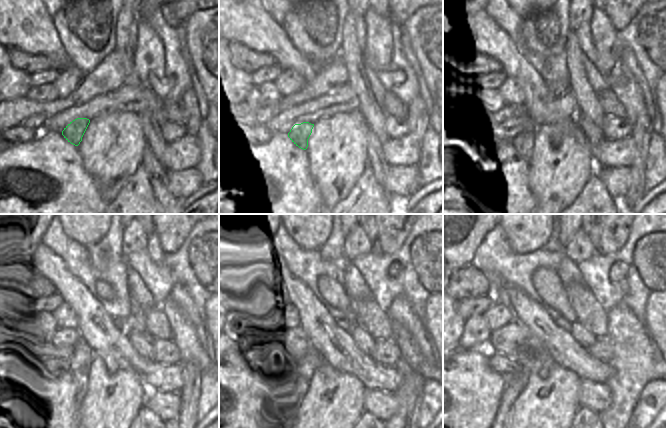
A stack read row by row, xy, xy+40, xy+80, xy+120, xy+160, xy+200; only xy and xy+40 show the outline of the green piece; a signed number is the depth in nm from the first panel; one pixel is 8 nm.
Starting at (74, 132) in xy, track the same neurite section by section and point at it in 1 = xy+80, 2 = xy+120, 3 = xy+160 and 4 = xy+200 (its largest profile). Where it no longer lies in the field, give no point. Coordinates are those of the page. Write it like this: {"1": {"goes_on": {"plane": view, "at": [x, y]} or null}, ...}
{"1": {"goes_on": {"plane": "xy+80", "at": [523, 142]}}, "2": {"goes_on": {"plane": "xy+120", "at": [80, 375]}}, "3": {"goes_on": {"plane": "xy+160", "at": [282, 417]}}, "4": {"goes_on": {"plane": "xy+200", "at": [515, 385]}}}

